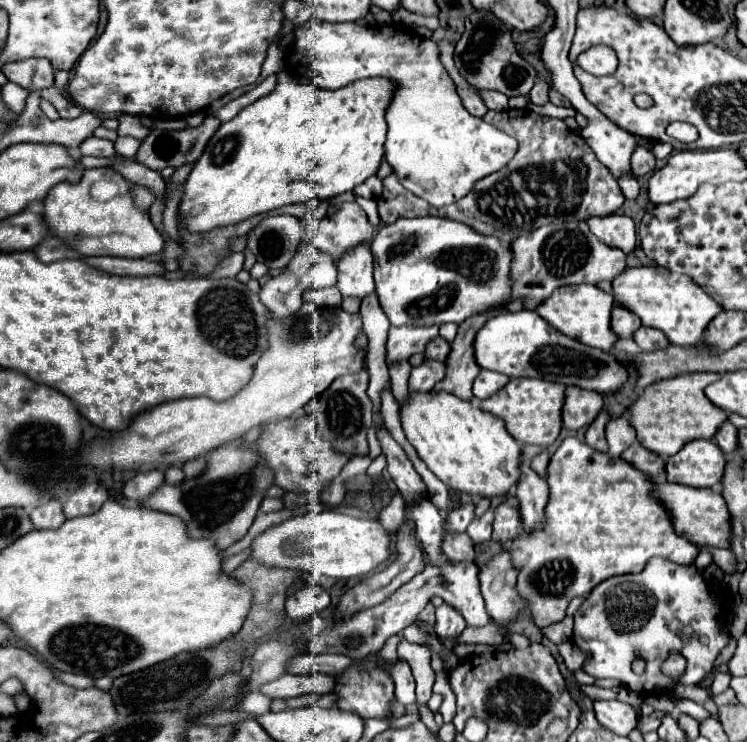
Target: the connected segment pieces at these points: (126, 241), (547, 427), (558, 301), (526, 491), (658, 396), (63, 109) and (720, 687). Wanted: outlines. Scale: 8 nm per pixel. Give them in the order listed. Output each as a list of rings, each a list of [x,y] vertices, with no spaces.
[[[110,167],[86,169],[78,183],[62,181],[60,185],[52,187],[44,199],[44,219],[50,227],[50,233],[84,253],[84,257],[110,255],[142,259],[160,255],[164,251],[164,237],[156,231],[150,217],[136,209],[130,183]]]
[[[510,379],[506,387],[502,387],[492,397],[480,401],[484,411],[494,413],[508,425],[508,433],[520,441],[530,445],[548,447],[552,445],[562,431],[562,405],[564,405],[566,387],[560,383],[540,381],[540,379]]]
[[[580,283],[574,287],[560,287],[556,289],[548,301],[544,301],[536,313],[540,317],[544,317],[554,329],[558,329],[560,333],[582,341],[584,345],[590,347],[598,347],[604,351],[610,351],[614,347],[614,343],[618,341],[616,333],[610,327],[610,307],[614,305],[614,297],[594,285],[588,283]]]
[[[522,463],[522,479],[516,485],[524,529],[530,533],[544,525],[544,507],[548,503],[548,483],[528,463]]]
[[[688,373],[646,387],[640,399],[630,407],[630,423],[636,429],[640,445],[650,451],[656,451],[658,455],[672,457],[688,441],[712,439],[712,435],[716,435],[716,427],[720,427],[720,423],[728,419],[728,413],[708,401],[708,397],[704,395],[704,387],[720,377],[720,373]]]
[[[48,87],[48,89],[40,91],[40,95],[42,95],[42,99],[50,101],[56,107],[56,111],[60,113],[60,117],[64,117],[64,119],[72,119],[72,117],[78,117],[82,113],[80,107],[70,103],[70,99],[66,95],[62,95],[56,87]]]
[[[716,673],[714,675],[714,683],[712,683],[712,693],[714,695],[720,695],[720,693],[724,693],[724,689],[728,689],[728,683],[730,683],[730,673]]]

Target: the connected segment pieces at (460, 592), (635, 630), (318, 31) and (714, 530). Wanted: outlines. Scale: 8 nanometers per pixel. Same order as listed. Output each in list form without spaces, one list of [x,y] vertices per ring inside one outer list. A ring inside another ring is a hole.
[[[450,561],[444,565],[428,563],[428,567],[420,575],[416,575],[412,581],[402,585],[392,595],[392,599],[386,599],[384,603],[380,603],[376,607],[360,609],[352,617],[320,617],[320,615],[312,617],[310,621],[292,625],[288,631],[280,633],[276,639],[288,641],[288,643],[298,643],[302,639],[308,645],[306,653],[314,653],[314,655],[338,653],[338,655],[346,655],[350,659],[358,659],[358,657],[380,651],[382,645],[386,643],[386,639],[400,633],[404,627],[408,627],[434,595],[440,595],[448,605],[456,607],[464,615],[464,619],[470,627],[488,625],[490,617],[484,609],[484,599],[480,595],[478,571],[480,569],[474,561],[466,561],[466,563]]]
[[[652,557],[646,563],[644,571],[618,575],[596,585],[592,593],[586,597],[586,601],[580,605],[580,609],[574,613],[576,623],[574,623],[572,641],[586,655],[586,661],[582,663],[582,671],[592,675],[594,679],[618,679],[628,689],[640,695],[660,693],[672,683],[672,679],[660,673],[660,665],[668,657],[670,649],[678,649],[686,659],[686,669],[680,675],[680,683],[696,685],[712,669],[712,661],[722,651],[722,647],[728,645],[728,635],[720,633],[722,605],[724,605],[724,593],[720,591],[720,585],[704,583],[704,577],[696,571],[694,565],[680,565],[662,557]],[[636,649],[642,651],[642,655],[646,657],[646,671],[640,677],[630,667]]]
[[[312,17],[308,23],[294,29],[296,45],[306,53],[312,69],[314,69],[314,85],[322,89],[340,89],[356,79],[366,77],[386,77],[396,85],[392,101],[386,109],[388,137],[384,143],[384,161],[392,167],[394,175],[398,175],[400,183],[412,191],[416,197],[428,201],[432,207],[440,209],[450,203],[456,203],[484,175],[500,171],[508,161],[516,155],[518,143],[508,133],[488,125],[480,117],[470,115],[460,95],[456,93],[456,85],[448,75],[446,67],[440,61],[440,49],[432,39],[420,37],[416,31],[402,25],[358,25],[358,23],[324,23],[322,19]]]
[[[654,481],[652,497],[656,497],[666,507],[668,513],[672,513],[672,525],[676,527],[676,533],[680,537],[700,545],[728,549],[730,513],[718,489],[696,489],[696,487],[680,487],[678,483],[668,483],[668,481]]]

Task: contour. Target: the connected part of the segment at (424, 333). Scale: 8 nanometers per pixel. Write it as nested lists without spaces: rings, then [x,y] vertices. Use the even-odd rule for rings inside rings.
[[[390,327],[388,361],[408,359],[412,353],[424,353],[426,343],[438,335],[438,327]]]

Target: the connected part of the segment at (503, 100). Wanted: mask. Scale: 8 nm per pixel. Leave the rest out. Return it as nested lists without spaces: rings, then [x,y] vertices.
[[[482,91],[480,95],[482,95],[488,109],[492,109],[492,111],[506,111],[508,109],[508,97],[506,95],[496,93],[496,91]]]

